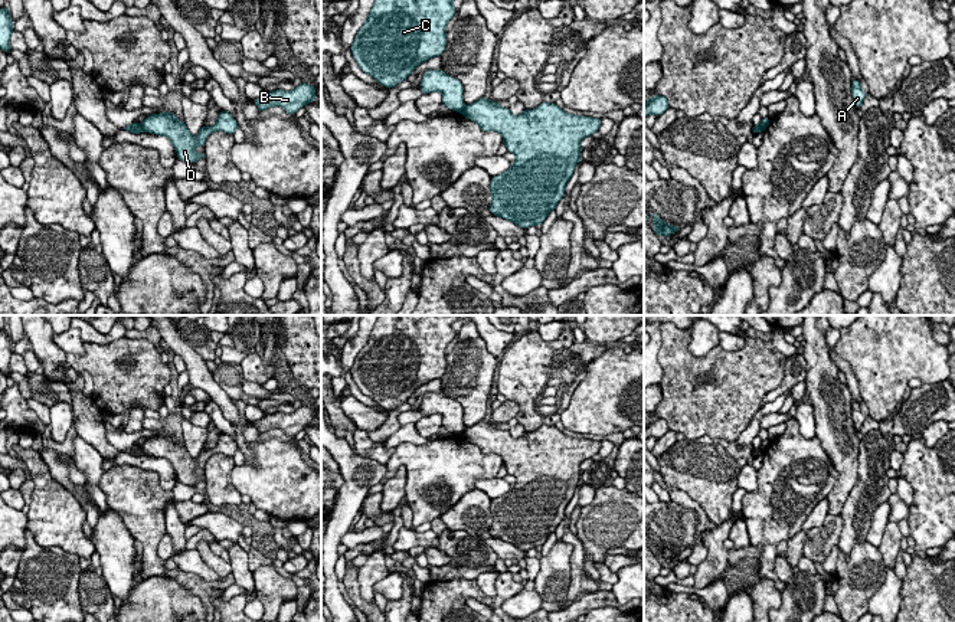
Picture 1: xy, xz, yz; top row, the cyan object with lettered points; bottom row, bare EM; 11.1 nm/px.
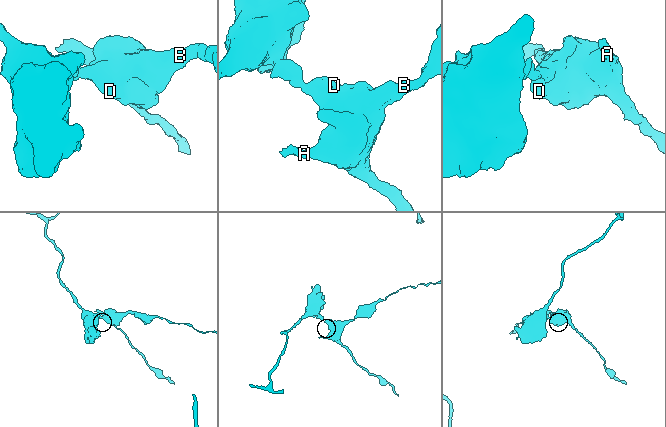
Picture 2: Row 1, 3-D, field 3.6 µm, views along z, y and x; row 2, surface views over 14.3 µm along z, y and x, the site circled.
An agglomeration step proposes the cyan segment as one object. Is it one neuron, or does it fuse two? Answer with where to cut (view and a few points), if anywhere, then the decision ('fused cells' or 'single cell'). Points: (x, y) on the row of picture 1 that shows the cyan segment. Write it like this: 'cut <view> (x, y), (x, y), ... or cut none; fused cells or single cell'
cut xy (140, 125), (143, 130); fused cells

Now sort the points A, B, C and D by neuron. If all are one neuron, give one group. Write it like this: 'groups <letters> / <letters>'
groups A B D / C

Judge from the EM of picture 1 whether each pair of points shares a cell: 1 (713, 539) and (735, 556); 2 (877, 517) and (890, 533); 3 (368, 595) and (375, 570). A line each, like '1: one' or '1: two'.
1: two
2: two
3: one

